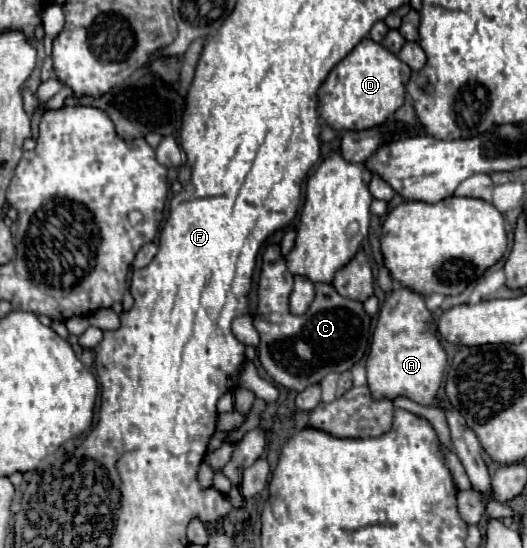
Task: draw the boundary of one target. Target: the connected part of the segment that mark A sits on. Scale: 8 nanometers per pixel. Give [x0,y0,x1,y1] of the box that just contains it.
[366,288,448,406]

